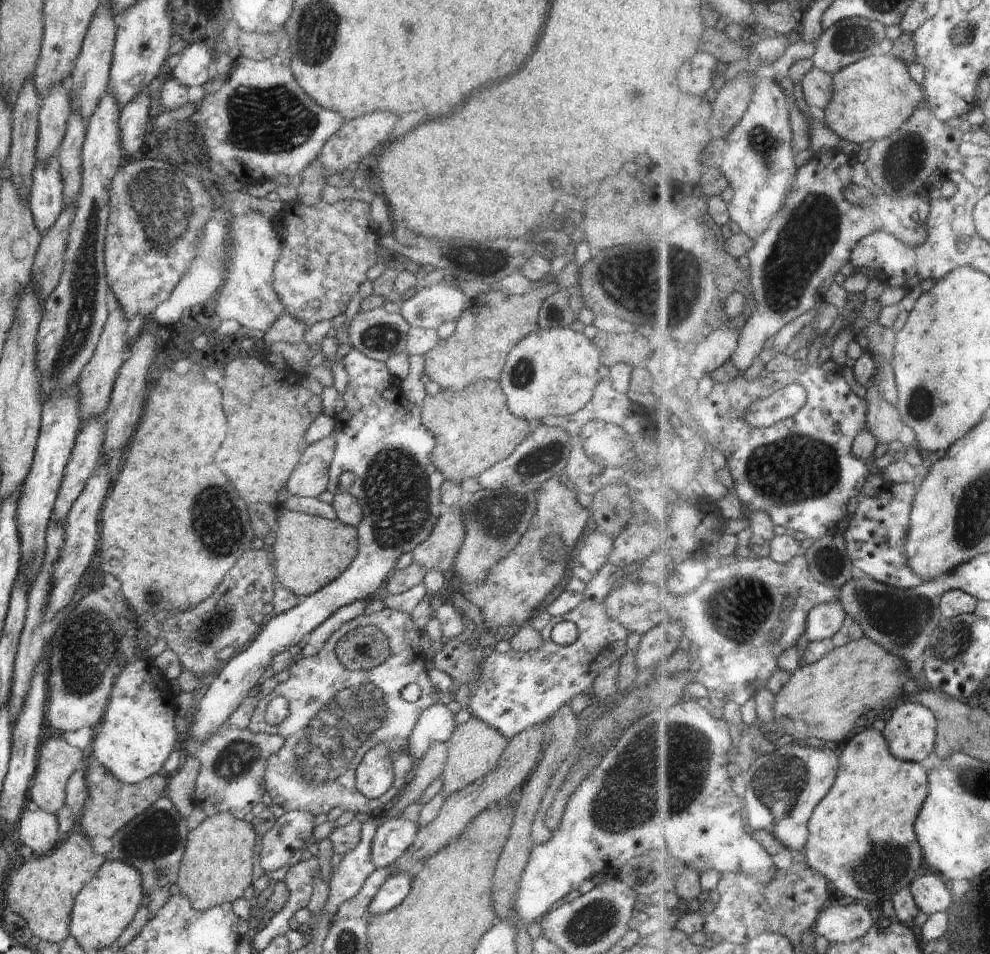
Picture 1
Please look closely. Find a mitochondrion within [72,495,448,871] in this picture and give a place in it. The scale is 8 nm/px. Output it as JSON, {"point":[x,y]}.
{"point":[354,711]}

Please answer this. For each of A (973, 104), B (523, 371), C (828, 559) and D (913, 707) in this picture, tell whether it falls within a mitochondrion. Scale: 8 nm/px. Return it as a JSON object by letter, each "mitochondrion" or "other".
{"A":"other","B":"mitochondrion","C":"mitochondrion","D":"other"}

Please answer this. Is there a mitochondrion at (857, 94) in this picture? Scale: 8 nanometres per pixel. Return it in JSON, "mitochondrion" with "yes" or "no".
{"mitochondrion":"no"}

